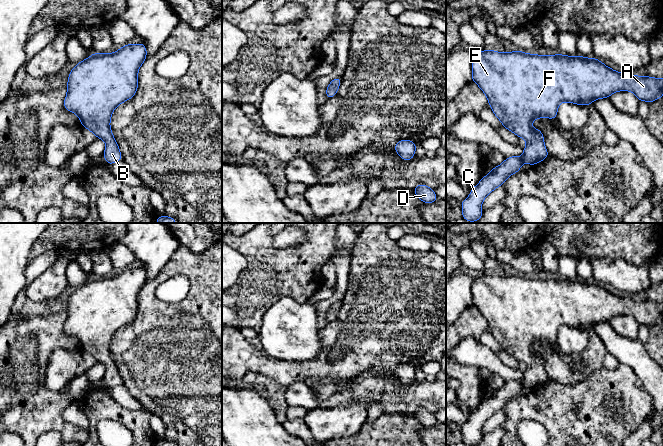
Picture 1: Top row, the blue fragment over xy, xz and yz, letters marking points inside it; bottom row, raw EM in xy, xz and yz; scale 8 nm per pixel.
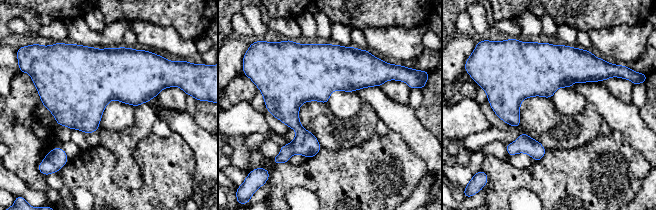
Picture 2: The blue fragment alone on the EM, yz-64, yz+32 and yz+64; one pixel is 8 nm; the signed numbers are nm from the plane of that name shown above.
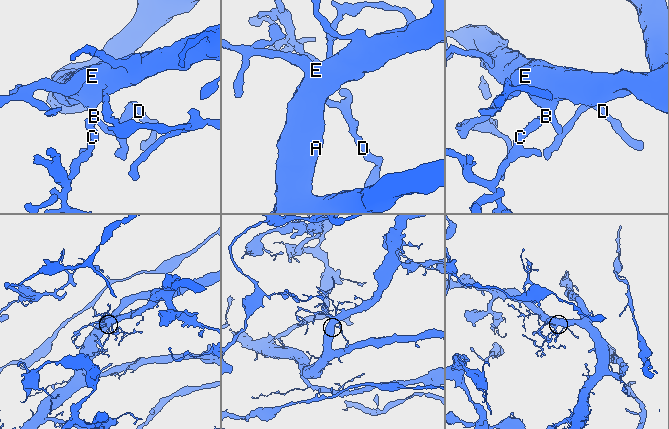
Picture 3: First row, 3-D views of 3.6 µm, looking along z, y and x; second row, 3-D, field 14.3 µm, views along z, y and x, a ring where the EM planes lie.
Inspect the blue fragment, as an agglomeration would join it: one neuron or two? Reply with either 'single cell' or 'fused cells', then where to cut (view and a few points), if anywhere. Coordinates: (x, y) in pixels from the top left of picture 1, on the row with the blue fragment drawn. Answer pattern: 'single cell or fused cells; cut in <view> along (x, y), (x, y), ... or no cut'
single cell; no cut

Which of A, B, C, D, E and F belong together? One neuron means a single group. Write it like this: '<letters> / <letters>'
A B C D E F

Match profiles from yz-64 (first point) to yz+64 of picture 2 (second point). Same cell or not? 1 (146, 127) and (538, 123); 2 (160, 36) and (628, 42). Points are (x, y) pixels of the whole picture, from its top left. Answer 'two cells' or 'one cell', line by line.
1: one cell
2: one cell

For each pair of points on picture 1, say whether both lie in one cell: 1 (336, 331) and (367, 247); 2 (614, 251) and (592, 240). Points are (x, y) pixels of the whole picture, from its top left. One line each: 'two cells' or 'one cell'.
1: one cell
2: one cell

